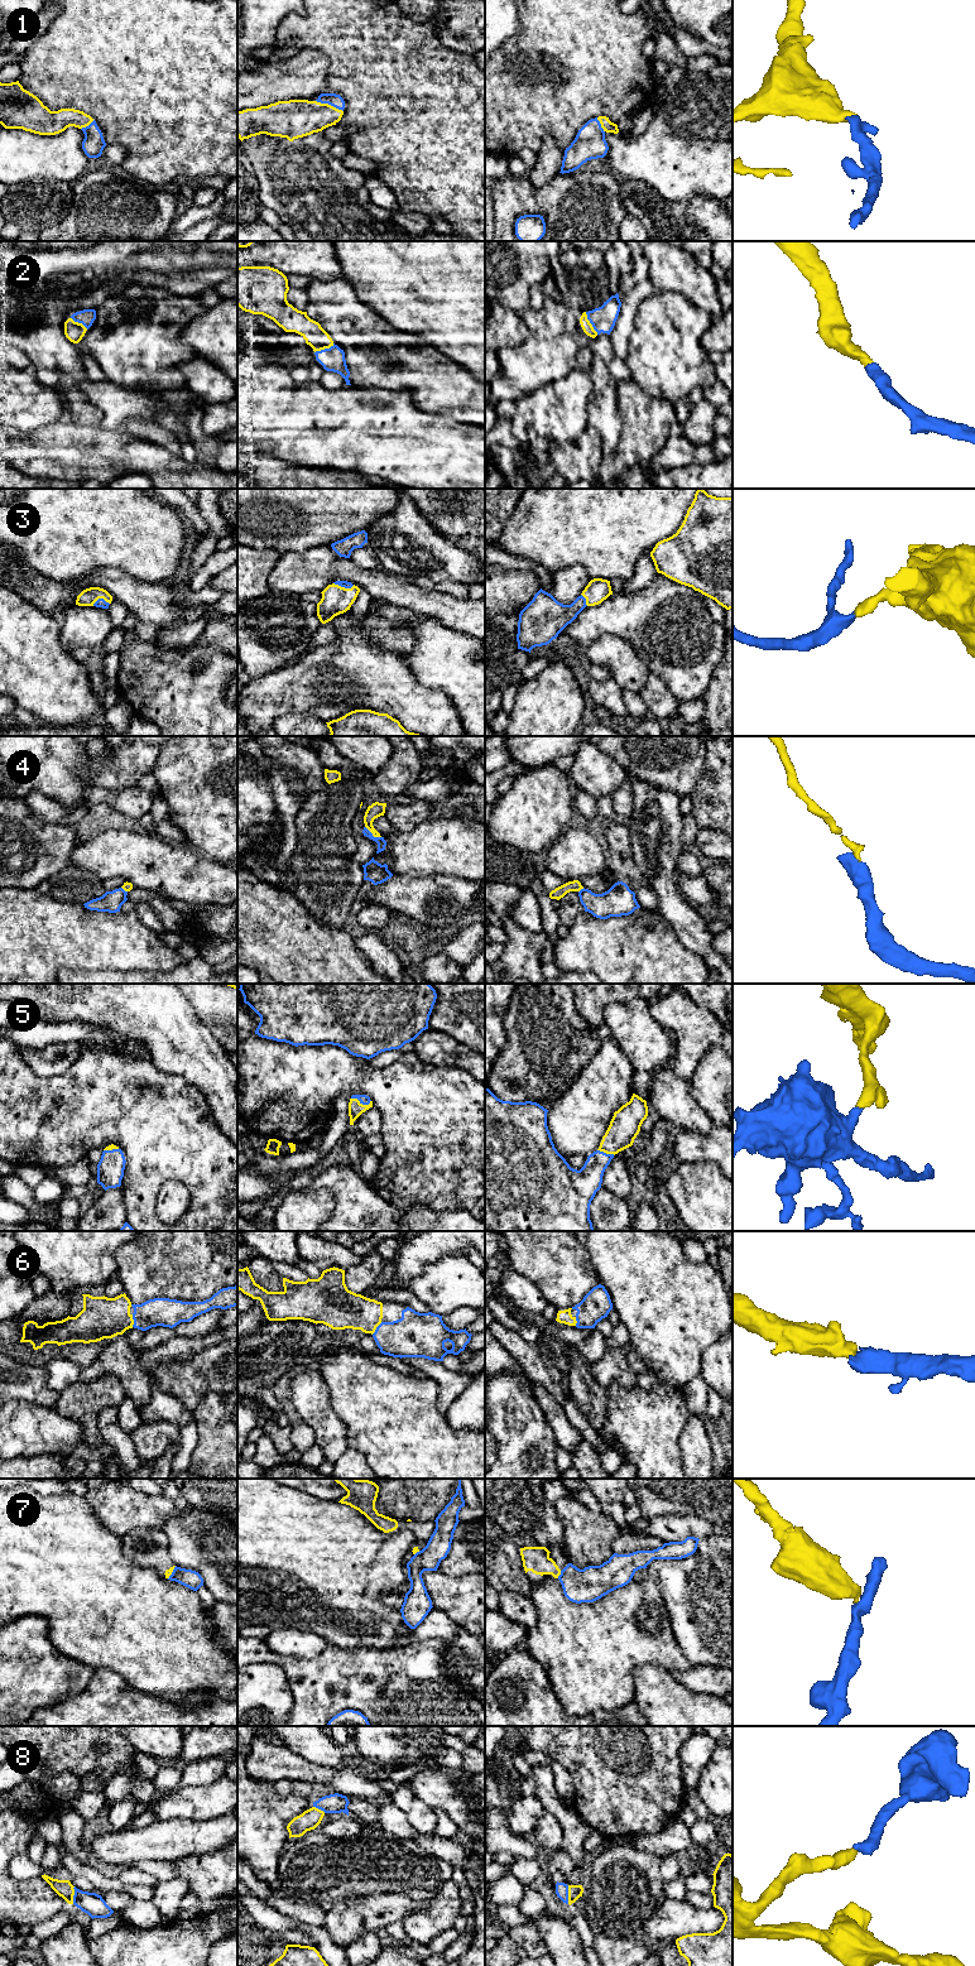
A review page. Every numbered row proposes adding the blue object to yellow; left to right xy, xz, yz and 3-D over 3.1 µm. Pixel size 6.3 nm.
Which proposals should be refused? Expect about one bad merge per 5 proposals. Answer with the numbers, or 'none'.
4, 7

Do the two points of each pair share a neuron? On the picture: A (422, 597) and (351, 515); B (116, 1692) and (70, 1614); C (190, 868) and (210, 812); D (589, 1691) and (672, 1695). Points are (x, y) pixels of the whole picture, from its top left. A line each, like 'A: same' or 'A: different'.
A: different
B: different
C: different
D: different

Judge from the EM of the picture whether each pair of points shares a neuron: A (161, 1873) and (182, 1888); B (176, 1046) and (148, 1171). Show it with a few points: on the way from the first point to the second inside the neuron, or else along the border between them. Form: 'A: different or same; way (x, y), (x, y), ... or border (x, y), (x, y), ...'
A: different; border (176, 1875), (159, 1882)
B: different; border (150, 1061), (159, 1070), (182, 1076), (196, 1087)

